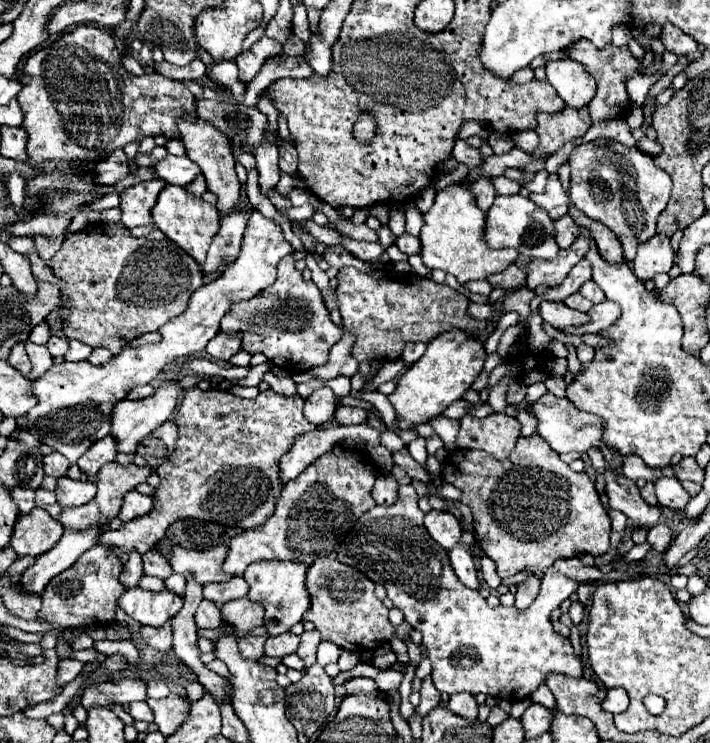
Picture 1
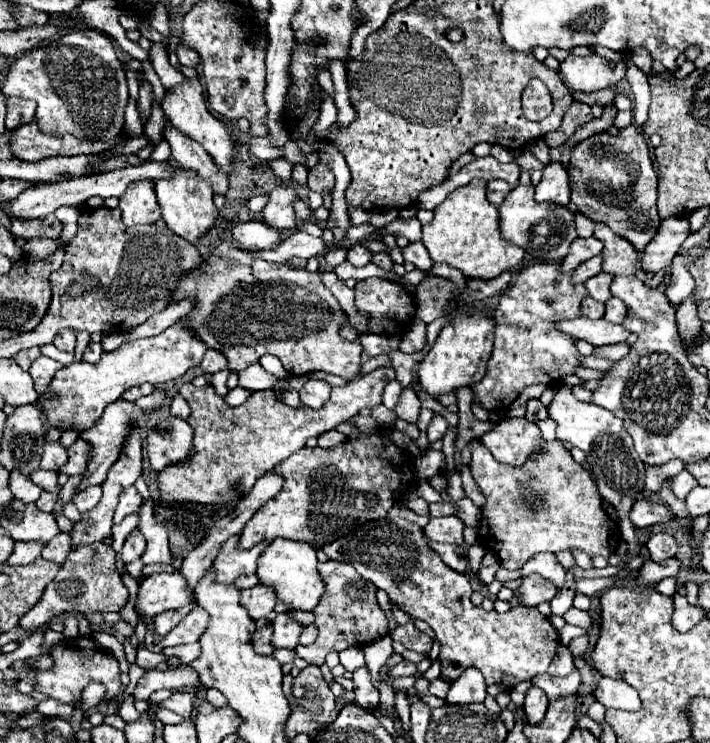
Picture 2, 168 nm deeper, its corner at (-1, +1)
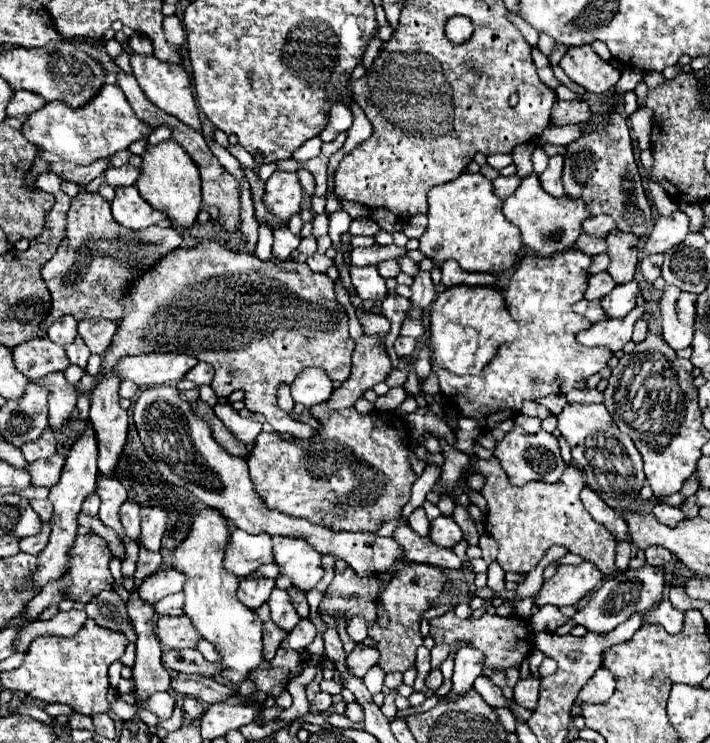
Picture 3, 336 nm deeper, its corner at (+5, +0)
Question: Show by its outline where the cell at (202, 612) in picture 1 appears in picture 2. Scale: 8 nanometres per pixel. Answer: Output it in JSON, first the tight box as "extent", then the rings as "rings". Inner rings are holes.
{"extent":[160,607,210,647],"rings":[[[194,607],[176,627],[174,631],[170,631],[164,641],[160,643],[162,647],[168,647],[168,645],[182,645],[182,643],[196,643],[200,639],[200,635],[206,631],[210,623],[210,615],[200,609],[200,607]]]}

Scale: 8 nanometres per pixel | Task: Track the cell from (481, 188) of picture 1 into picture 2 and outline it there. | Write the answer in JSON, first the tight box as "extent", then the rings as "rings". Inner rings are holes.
{"extent":[486,179,512,207],"rings":[[[492,179],[492,181],[488,181],[486,197],[488,197],[488,201],[490,201],[494,207],[498,207],[498,205],[504,201],[504,197],[508,195],[508,191],[510,191],[510,189],[512,189],[512,187],[510,187],[506,181]]]}

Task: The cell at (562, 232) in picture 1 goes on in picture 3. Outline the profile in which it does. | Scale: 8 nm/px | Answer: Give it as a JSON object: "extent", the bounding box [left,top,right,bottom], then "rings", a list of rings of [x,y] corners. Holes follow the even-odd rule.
{"extent":[584,216,616,236],"rings":[[[594,216],[584,224],[584,232],[590,232],[594,236],[606,236],[612,230],[616,230],[616,222],[610,220],[610,216]]]}

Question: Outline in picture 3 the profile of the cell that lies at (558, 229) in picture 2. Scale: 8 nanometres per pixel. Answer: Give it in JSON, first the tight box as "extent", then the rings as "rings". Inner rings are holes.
{"extent":[502,174,592,256],"rings":[[[530,174],[522,180],[520,188],[504,202],[502,212],[512,224],[516,224],[520,228],[524,246],[534,250],[540,256],[552,256],[554,252],[570,250],[574,246],[574,242],[578,240],[578,236],[582,234],[584,220],[592,218],[582,200],[570,198],[570,196],[554,198],[554,196],[546,194],[542,190],[536,174]]]}

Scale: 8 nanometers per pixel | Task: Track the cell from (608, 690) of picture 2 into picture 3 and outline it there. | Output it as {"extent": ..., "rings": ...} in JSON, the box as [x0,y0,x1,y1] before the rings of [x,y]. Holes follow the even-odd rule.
{"extent":[578,668,614,704],"rings":[[[600,668],[582,688],[582,692],[578,694],[578,698],[582,702],[592,702],[592,704],[602,704],[606,702],[610,696],[614,694],[614,676],[606,670]]]}

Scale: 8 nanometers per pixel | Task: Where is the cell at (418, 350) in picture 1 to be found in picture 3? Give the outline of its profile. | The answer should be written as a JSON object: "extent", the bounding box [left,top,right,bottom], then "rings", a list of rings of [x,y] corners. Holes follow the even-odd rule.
{"extent":[394,336,416,358],"rings":[[[398,336],[394,348],[396,348],[396,354],[400,358],[402,356],[408,356],[408,354],[412,354],[416,350],[416,340],[414,338],[408,338],[408,336]]]}

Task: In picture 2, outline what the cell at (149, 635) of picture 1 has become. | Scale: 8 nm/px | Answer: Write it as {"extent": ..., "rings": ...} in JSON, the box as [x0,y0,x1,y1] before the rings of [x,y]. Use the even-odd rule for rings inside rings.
{"extent":[152,605,192,639],"rings":[[[192,605],[176,609],[176,611],[166,611],[164,615],[156,615],[152,619],[152,631],[158,639],[164,639],[164,635],[168,635],[188,613],[192,611]]]}

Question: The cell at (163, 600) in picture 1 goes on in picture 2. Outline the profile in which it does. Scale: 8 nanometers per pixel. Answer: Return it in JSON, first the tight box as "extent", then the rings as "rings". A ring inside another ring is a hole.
{"extent":[134,571,192,617],"rings":[[[178,571],[154,573],[140,583],[134,609],[142,617],[156,617],[164,611],[190,605],[192,597],[192,591],[188,591],[188,585]]]}

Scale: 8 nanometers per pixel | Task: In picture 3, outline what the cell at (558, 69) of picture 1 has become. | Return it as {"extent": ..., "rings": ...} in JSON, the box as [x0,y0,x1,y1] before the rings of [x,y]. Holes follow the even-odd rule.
{"extent":[560,44,622,94],"rings":[[[590,44],[568,48],[564,58],[560,60],[560,68],[570,80],[594,94],[612,90],[622,74],[620,68],[604,62]]]}

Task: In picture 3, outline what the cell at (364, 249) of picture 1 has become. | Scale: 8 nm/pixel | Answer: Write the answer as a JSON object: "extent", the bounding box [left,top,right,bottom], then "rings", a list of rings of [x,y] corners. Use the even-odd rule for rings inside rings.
{"extent":[378,260,400,280],"rings":[[[386,260],[386,264],[378,264],[378,270],[380,270],[380,276],[386,280],[396,278],[400,274],[400,264],[394,260]]]}

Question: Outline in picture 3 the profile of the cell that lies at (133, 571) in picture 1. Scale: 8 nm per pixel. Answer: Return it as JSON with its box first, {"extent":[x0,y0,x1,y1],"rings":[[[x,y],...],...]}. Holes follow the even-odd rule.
{"extent":[120,498,140,540],"rings":[[[128,498],[122,506],[120,506],[120,518],[122,518],[122,526],[126,530],[126,534],[132,540],[140,538],[140,506]]]}

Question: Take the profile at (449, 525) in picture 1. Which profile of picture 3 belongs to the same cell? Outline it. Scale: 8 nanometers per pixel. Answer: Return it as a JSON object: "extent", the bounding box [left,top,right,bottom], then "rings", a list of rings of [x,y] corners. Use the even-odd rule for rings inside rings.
{"extent":[430,516,462,548],"rings":[[[438,516],[436,520],[432,520],[430,540],[442,548],[454,548],[462,540],[462,530],[452,518]]]}

